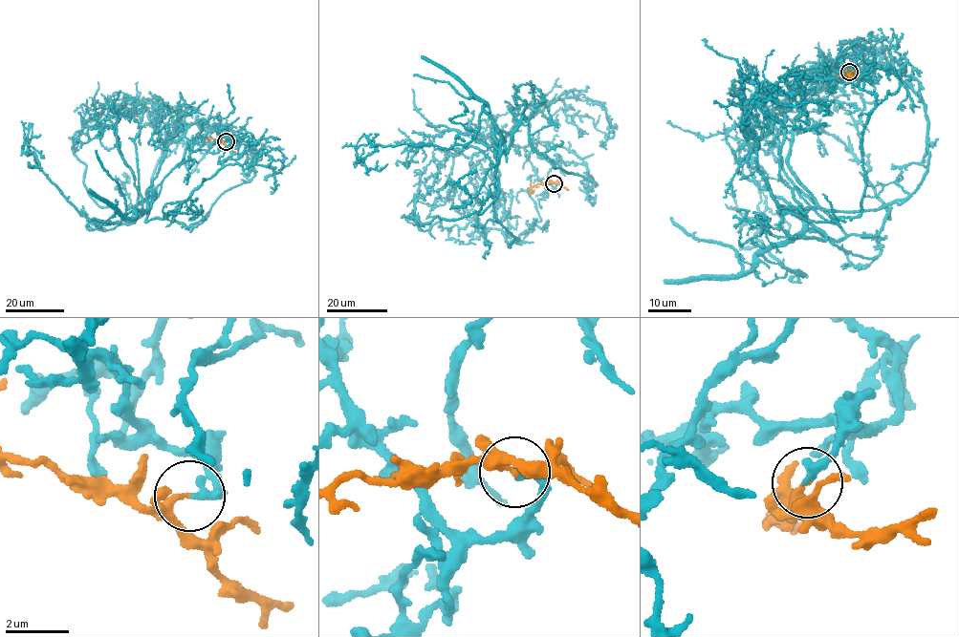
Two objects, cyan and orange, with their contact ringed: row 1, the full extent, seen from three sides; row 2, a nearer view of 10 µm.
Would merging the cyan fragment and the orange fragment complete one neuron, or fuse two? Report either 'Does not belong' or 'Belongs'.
Belongs

